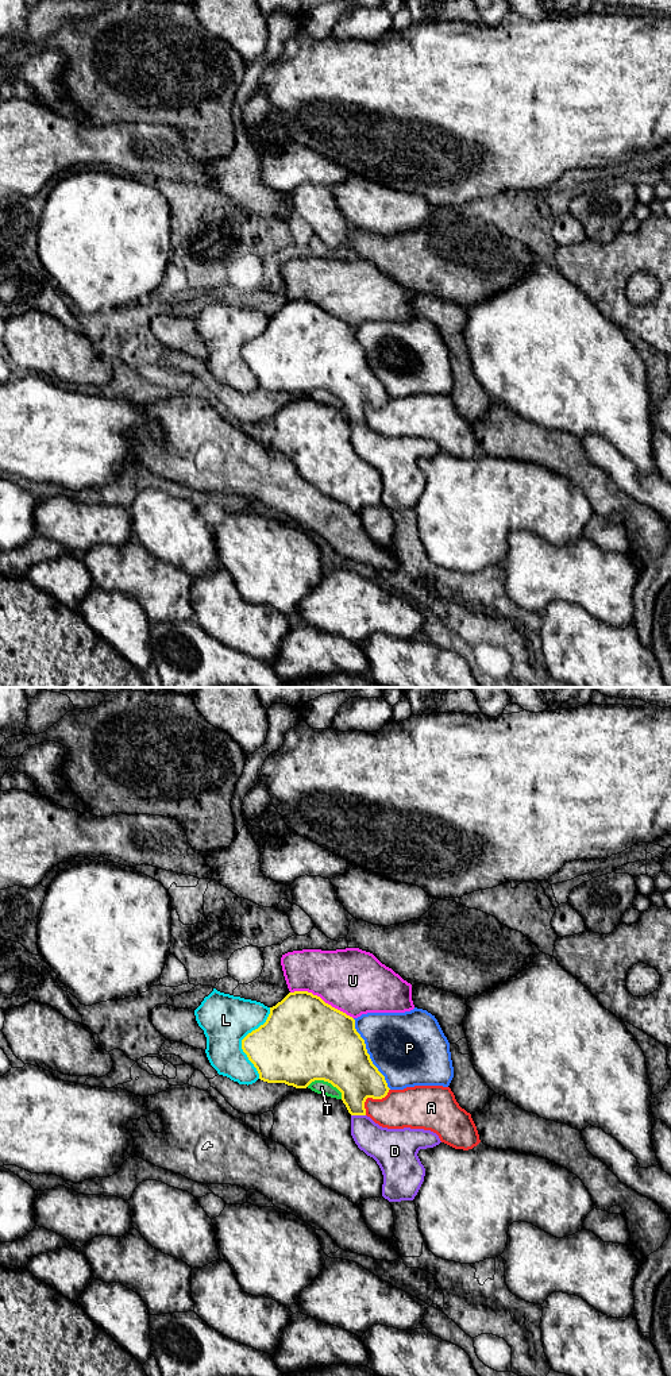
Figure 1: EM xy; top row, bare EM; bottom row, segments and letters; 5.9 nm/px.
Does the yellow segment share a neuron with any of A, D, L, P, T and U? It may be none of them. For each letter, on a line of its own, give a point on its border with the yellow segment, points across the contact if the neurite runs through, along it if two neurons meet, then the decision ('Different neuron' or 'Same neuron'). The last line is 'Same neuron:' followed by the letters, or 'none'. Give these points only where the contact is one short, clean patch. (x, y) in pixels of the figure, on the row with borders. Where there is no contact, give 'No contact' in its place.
A: Touches yellow at xy (371, 1097). Different neuron
D: Touches yellow at xy (358, 1114). Different neuron
L: Touches yellow at xy (242, 1041). Different neuron
P: Touches yellow at xy (367, 1053). Different neuron
T: Touches yellow at xy (327, 1080). Boundary: xy (307, 1086), (315, 1080), (327, 1080), (340, 1093), (342, 1098). Different neuron
U: Touches yellow at xy (320, 998). Different neuron
Same neuron: none

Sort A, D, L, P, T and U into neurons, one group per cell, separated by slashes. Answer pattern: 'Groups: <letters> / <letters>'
Groups: A / D / L / P / T / U

